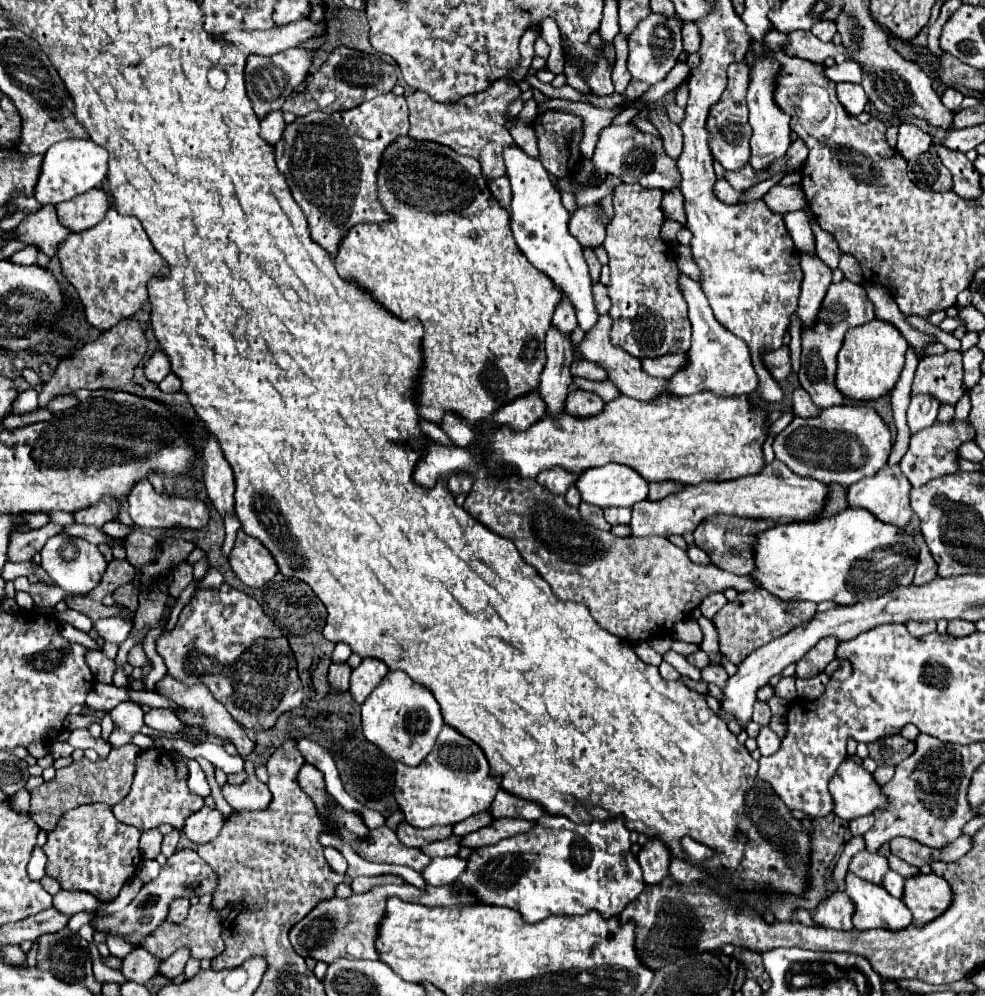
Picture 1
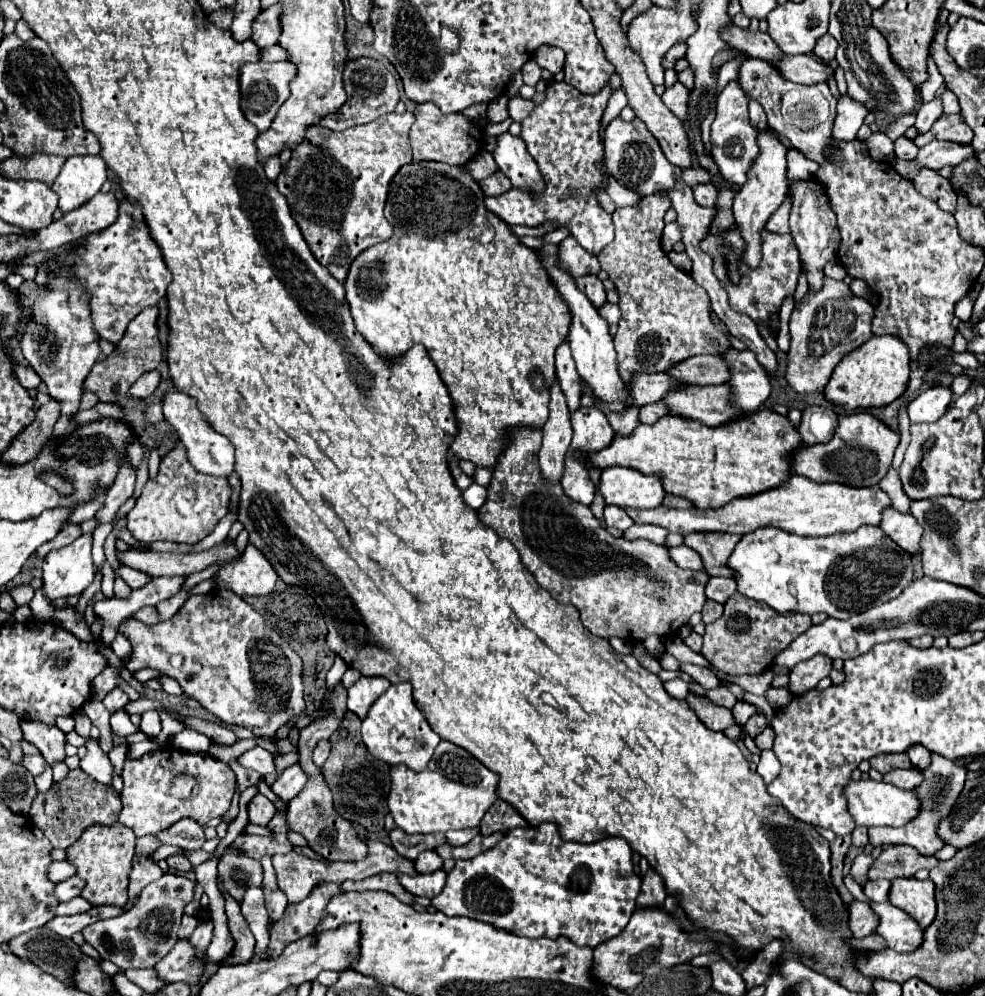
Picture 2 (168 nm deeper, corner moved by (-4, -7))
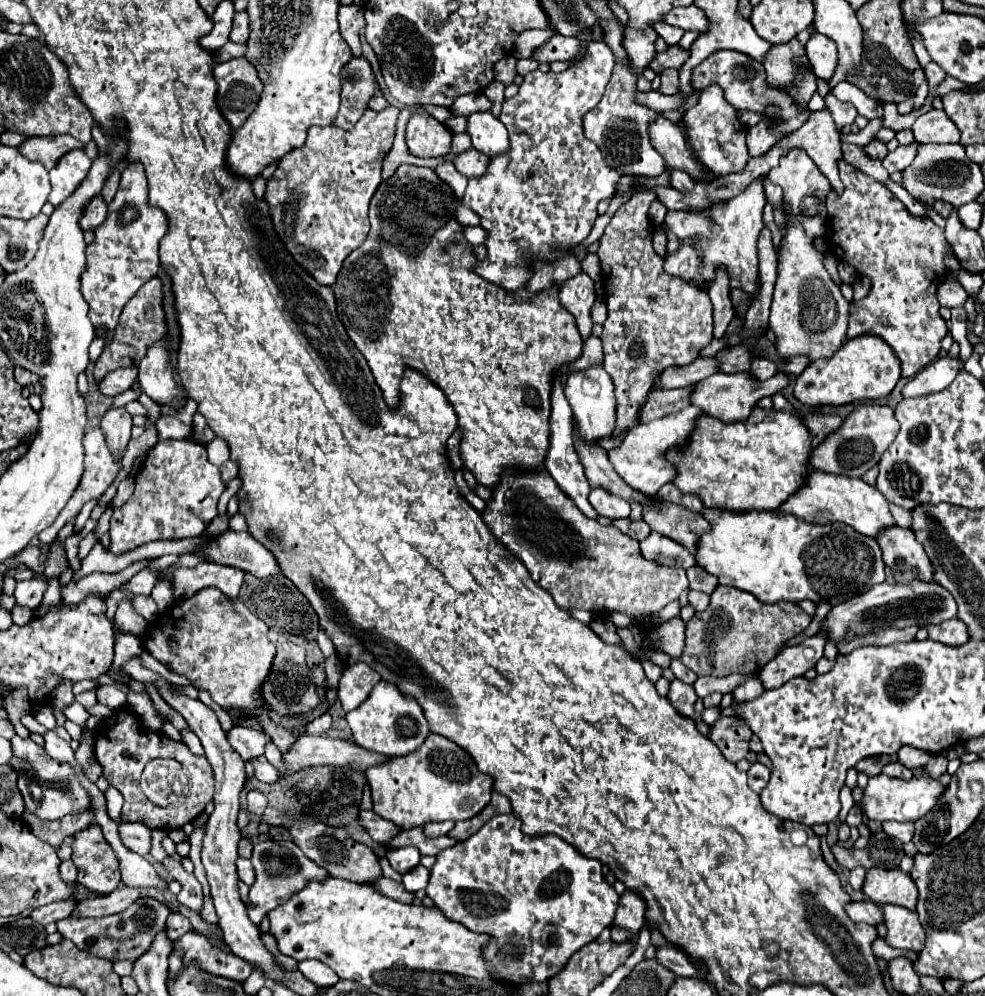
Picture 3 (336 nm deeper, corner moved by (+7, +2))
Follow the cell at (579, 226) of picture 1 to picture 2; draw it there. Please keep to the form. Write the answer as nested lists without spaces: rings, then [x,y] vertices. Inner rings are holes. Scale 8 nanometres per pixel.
[[[568,236],[566,240],[560,242],[560,258],[564,262],[564,266],[568,266],[568,270],[572,270],[572,274],[584,276],[584,274],[598,274],[600,272],[600,264],[596,254],[584,250],[576,238]]]

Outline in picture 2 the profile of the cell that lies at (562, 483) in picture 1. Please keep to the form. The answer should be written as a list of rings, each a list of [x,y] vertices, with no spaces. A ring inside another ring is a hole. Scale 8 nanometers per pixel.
[[[558,378],[550,386],[550,416],[542,426],[542,432],[544,432],[544,442],[538,452],[540,470],[546,482],[558,484],[564,474],[564,458],[570,450],[570,440],[572,440],[570,412]]]

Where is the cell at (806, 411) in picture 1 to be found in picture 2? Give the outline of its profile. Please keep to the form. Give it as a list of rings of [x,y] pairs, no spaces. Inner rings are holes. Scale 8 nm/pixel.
[[[808,406],[802,412],[798,432],[804,444],[816,444],[828,442],[828,438],[832,438],[834,428],[836,428],[836,414],[832,410],[822,406]]]

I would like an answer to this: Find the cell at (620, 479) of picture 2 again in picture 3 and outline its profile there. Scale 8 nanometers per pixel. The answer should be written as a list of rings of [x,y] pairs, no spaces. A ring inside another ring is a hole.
[[[689,405],[689,407],[685,407],[673,415],[655,419],[651,423],[641,423],[641,425],[637,425],[637,429],[631,429],[625,435],[621,447],[609,451],[609,461],[617,469],[617,475],[635,491],[641,491],[645,495],[657,495],[657,491],[665,483],[671,483],[677,475],[675,465],[671,461],[667,461],[665,453],[669,449],[677,449],[689,441],[689,435],[693,433],[697,419],[701,415],[703,415],[703,409]]]

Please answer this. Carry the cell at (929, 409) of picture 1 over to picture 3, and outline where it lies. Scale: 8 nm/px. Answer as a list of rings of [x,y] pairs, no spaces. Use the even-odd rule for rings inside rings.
[[[939,357],[931,365],[927,365],[921,373],[917,373],[903,389],[903,397],[921,397],[927,393],[943,391],[953,383],[955,375],[963,369],[963,361],[959,357]]]

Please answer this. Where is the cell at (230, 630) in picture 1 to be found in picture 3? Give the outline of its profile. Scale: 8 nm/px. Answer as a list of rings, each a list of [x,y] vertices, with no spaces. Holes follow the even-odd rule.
[[[217,587],[202,589],[189,599],[177,600],[172,607],[173,617],[165,613],[161,617],[161,629],[151,629],[149,637],[143,641],[145,651],[169,663],[177,675],[189,677],[195,687],[207,689],[213,701],[223,709],[241,707],[251,715],[261,711],[261,715],[253,717],[263,725],[263,731],[271,735],[281,753],[287,753],[299,735],[273,723],[265,709],[265,701],[259,697],[261,681],[269,675],[269,665],[275,657],[275,645],[267,639],[269,627],[253,615],[241,599],[231,599]]]

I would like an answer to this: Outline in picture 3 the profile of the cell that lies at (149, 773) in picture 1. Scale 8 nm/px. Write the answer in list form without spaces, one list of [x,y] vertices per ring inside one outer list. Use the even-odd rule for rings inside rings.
[[[119,707],[111,713],[111,717],[99,721],[93,731],[95,745],[93,753],[97,763],[103,767],[103,777],[119,789],[123,795],[123,811],[121,819],[127,823],[143,823],[147,827],[157,829],[181,829],[185,823],[195,821],[207,803],[213,799],[213,769],[209,769],[209,761],[205,757],[193,755],[185,743],[169,739],[161,731],[149,731],[141,725],[139,717],[131,711],[131,707]],[[151,759],[175,759],[183,765],[183,771],[189,779],[187,793],[165,793],[165,791],[149,791],[149,785],[143,787],[143,767]]]

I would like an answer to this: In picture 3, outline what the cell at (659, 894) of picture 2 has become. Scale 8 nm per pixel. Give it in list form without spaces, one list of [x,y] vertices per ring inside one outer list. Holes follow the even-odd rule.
[[[625,891],[619,901],[619,909],[615,915],[615,925],[613,925],[621,929],[621,935],[613,941],[629,941],[631,937],[635,937],[645,925],[643,915],[645,915],[643,899],[633,891]]]

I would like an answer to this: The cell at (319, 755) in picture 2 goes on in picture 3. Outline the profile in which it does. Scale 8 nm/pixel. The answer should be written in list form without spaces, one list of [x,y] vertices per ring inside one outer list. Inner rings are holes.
[[[323,713],[321,717],[317,717],[311,725],[309,725],[309,733],[311,735],[323,735],[327,733],[331,727],[331,715],[329,713]]]

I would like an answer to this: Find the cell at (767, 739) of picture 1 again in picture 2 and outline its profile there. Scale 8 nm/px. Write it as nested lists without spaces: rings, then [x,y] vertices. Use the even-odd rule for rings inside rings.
[[[774,750],[760,752],[760,762],[758,762],[756,772],[764,778],[764,782],[772,782],[776,778],[776,774],[780,772],[780,762],[778,762]]]

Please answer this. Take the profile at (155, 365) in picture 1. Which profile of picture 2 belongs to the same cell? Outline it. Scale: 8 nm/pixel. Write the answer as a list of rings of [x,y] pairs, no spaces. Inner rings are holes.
[[[152,370],[148,374],[142,374],[130,388],[130,394],[136,396],[136,398],[148,398],[160,384],[160,372],[158,370]]]

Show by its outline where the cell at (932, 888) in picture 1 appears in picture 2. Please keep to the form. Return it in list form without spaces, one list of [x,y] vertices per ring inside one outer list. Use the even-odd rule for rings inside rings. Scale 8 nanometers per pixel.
[[[896,878],[892,880],[890,902],[910,914],[922,928],[928,928],[936,918],[934,882],[916,878]]]

